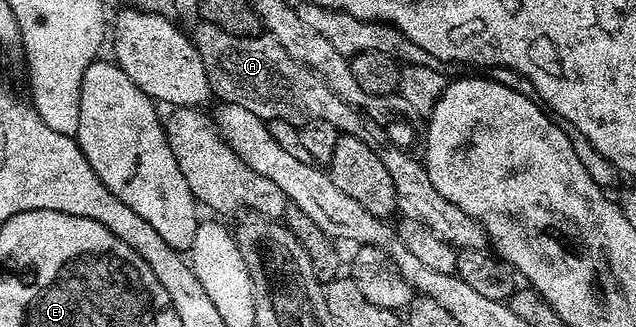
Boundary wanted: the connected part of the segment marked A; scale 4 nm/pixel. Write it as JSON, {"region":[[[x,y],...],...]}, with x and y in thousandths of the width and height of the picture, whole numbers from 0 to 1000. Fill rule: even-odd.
{"region":[[[316,64],[311,73],[311,83],[300,95],[300,116],[310,141],[310,159],[316,165],[330,269],[343,306],[382,321],[382,333],[395,333],[395,346],[418,370],[437,364],[462,382],[473,382],[481,370],[503,370],[520,382],[533,407],[564,416],[575,410],[574,376],[561,355],[566,352],[563,330],[539,309],[498,220],[464,187],[451,162],[451,150],[445,150],[445,138],[439,138],[439,125],[428,119],[421,101],[401,113],[369,113],[330,70]]]}

